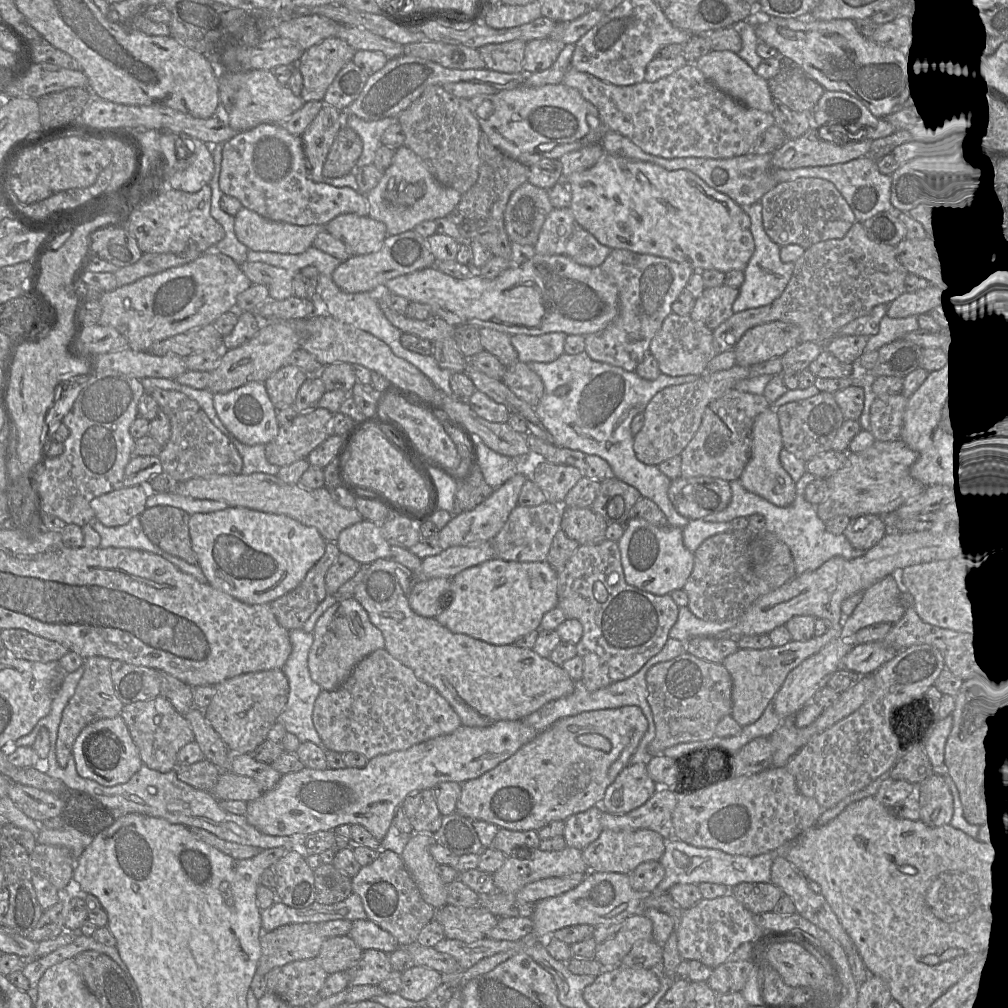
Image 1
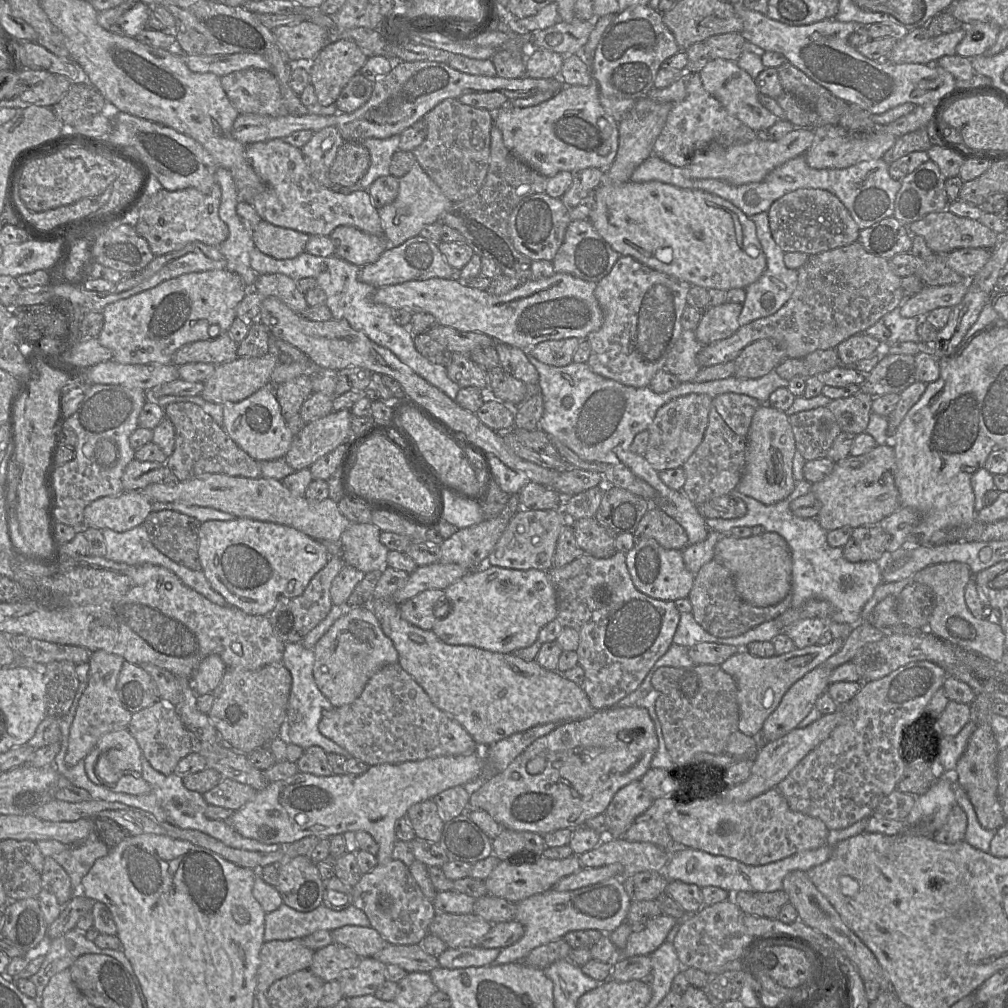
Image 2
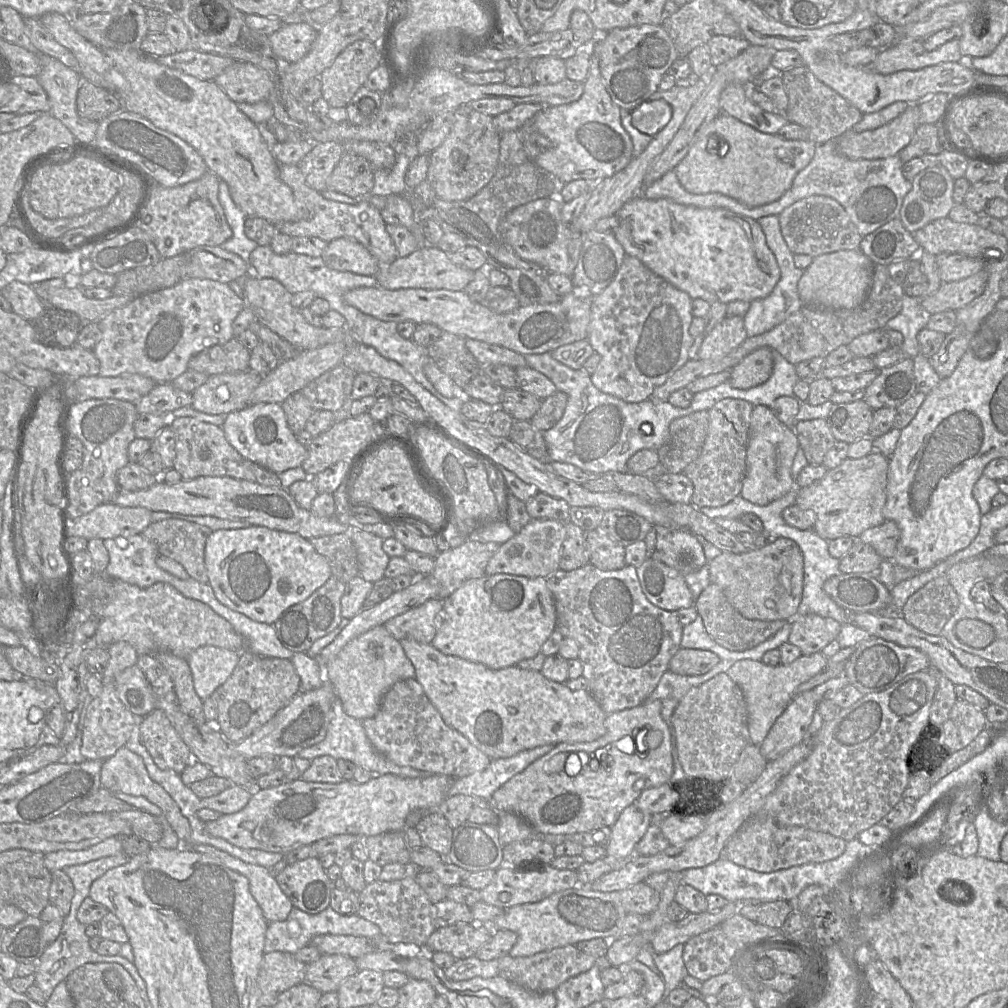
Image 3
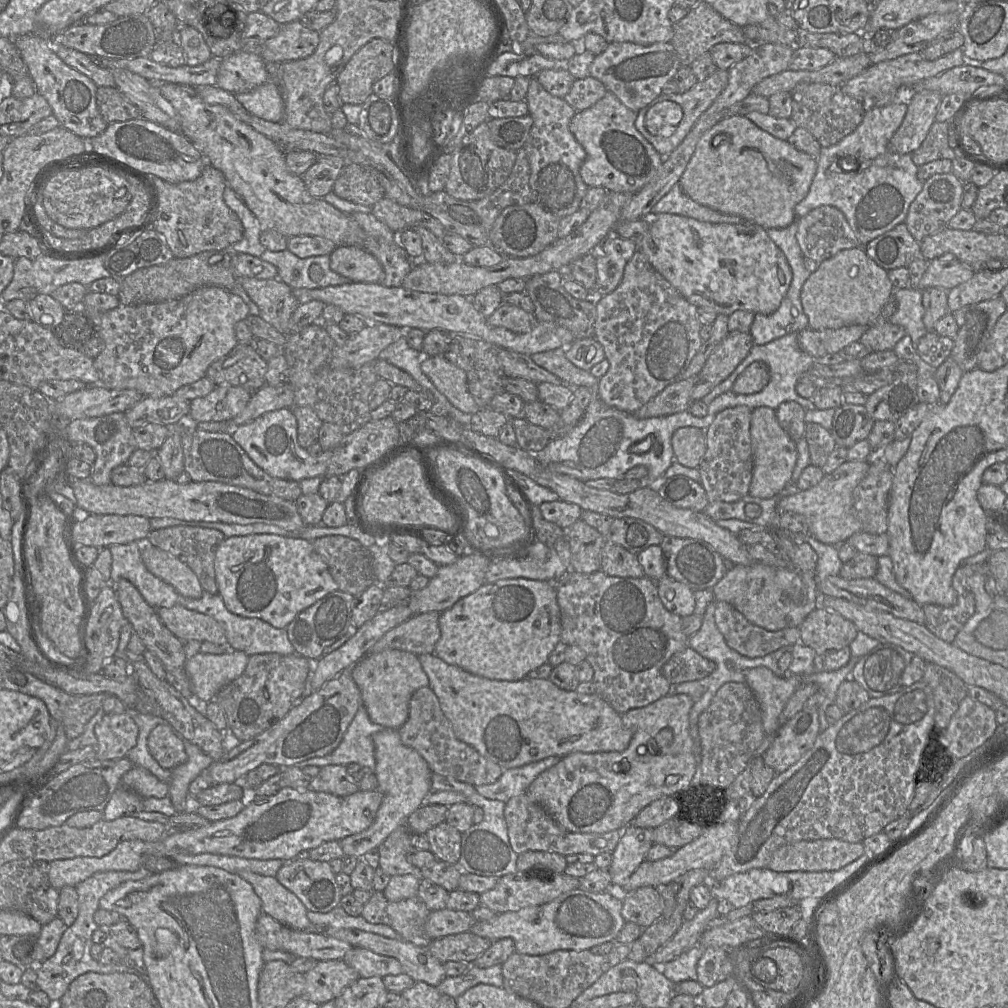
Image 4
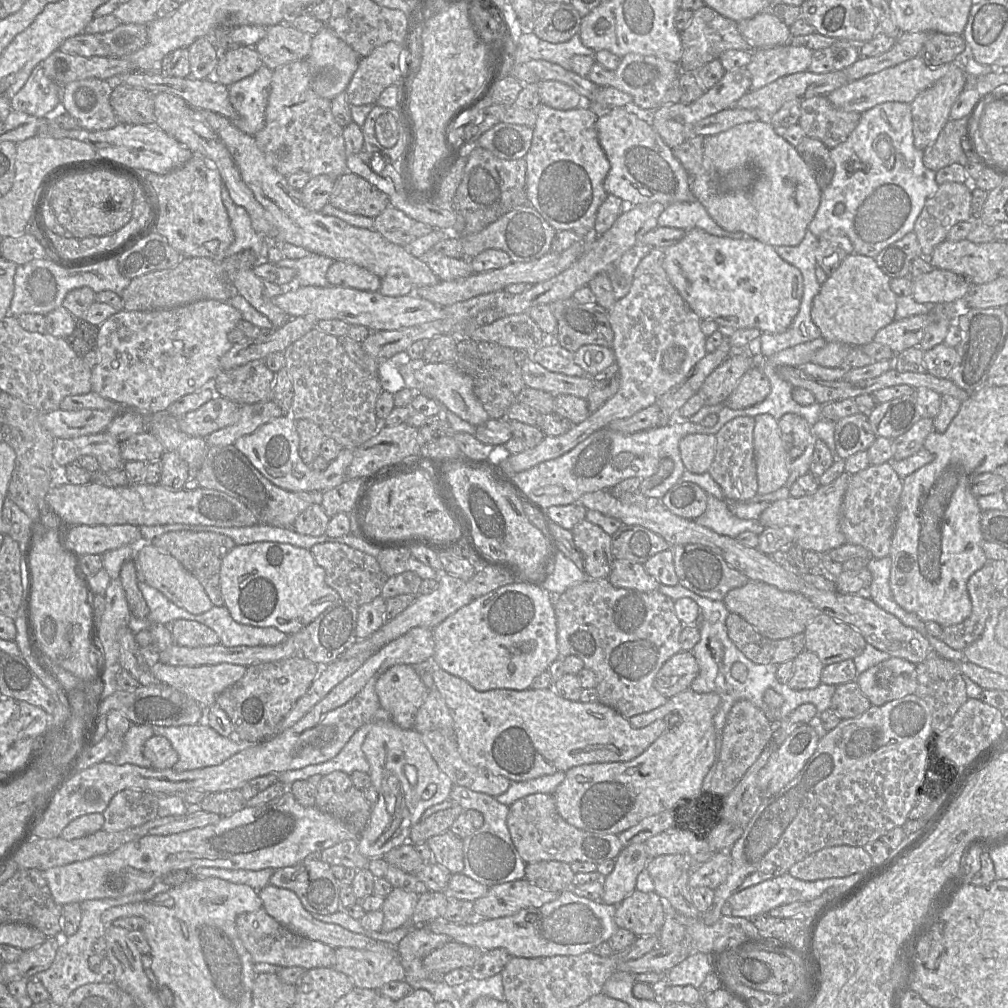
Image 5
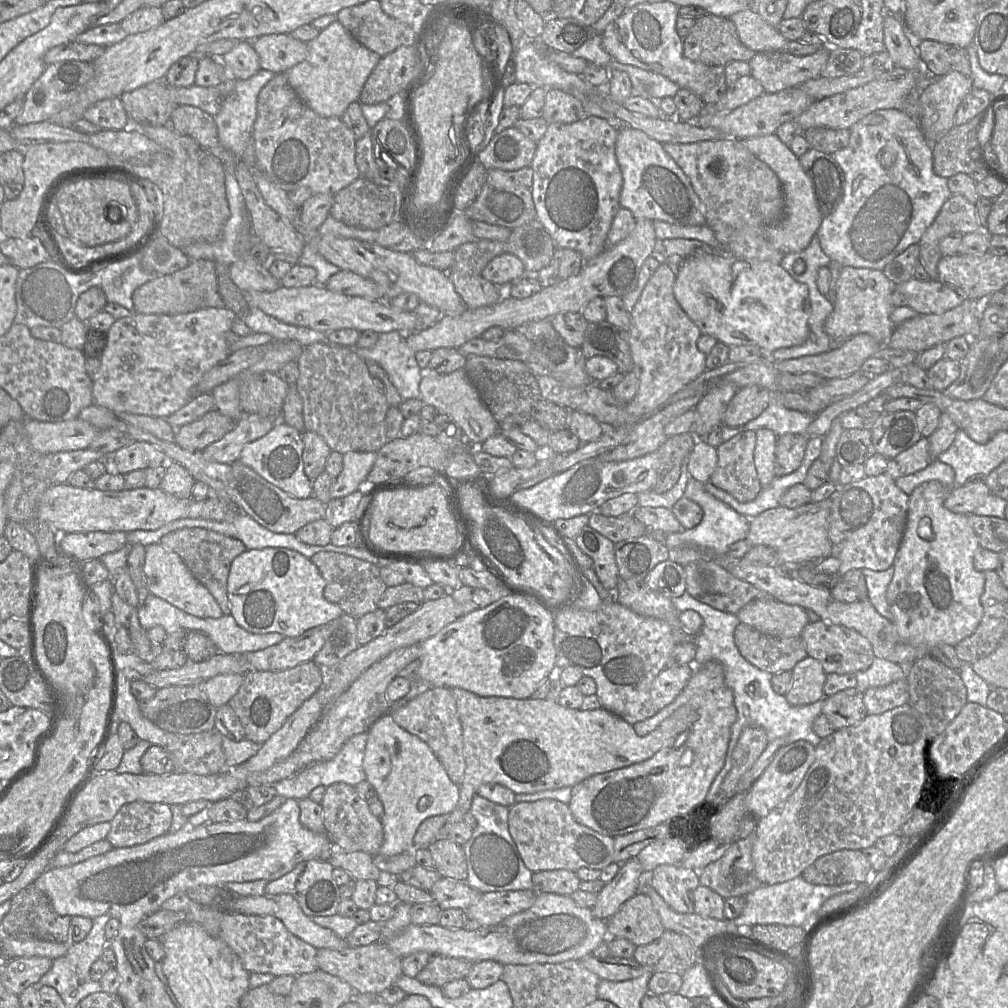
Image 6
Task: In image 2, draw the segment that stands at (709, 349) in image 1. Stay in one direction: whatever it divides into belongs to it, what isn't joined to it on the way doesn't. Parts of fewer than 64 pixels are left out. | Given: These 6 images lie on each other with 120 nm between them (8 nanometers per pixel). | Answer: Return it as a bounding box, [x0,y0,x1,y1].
[663,329,703,383]

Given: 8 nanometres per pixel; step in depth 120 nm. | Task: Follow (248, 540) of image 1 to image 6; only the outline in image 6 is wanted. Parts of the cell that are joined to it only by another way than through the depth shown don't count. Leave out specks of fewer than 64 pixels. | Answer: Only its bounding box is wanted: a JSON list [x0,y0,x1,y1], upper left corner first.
[227,548,344,637]

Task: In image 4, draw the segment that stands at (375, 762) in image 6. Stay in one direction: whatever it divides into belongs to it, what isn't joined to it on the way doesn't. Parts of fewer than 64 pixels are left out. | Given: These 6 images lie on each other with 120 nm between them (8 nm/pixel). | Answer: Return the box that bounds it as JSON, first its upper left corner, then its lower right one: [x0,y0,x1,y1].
[340,728,432,859]

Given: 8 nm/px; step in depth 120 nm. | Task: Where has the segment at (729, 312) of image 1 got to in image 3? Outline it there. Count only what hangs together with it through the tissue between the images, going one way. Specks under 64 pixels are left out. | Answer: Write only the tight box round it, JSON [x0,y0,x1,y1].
[696,317,748,359]

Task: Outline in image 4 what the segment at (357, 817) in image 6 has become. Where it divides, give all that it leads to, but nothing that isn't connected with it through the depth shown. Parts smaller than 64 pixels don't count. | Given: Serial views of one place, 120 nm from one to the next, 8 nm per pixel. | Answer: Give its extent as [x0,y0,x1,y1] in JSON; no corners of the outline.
[309,765,359,796]

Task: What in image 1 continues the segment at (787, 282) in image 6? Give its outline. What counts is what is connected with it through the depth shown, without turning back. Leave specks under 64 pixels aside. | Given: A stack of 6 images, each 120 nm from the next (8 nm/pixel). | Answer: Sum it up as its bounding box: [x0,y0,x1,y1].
[568,153,755,273]

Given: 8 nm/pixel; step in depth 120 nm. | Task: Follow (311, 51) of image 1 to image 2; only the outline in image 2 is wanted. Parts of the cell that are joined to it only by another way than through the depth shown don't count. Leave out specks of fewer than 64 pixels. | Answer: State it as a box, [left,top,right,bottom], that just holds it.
[307,39,368,105]

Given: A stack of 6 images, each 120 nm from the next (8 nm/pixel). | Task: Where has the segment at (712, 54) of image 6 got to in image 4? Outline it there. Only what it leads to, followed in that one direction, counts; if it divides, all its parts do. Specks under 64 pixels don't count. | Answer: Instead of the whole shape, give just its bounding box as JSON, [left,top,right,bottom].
[672,2,747,66]

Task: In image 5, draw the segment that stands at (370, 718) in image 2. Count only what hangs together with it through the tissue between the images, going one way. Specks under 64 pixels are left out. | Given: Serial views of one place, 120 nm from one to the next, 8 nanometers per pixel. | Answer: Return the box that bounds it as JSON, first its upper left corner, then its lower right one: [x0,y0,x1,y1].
[421,730,511,797]

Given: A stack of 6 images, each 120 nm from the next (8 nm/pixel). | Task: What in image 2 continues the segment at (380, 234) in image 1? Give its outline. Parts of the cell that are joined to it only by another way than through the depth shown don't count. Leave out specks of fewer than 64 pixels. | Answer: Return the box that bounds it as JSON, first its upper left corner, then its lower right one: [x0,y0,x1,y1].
[329,226,388,267]

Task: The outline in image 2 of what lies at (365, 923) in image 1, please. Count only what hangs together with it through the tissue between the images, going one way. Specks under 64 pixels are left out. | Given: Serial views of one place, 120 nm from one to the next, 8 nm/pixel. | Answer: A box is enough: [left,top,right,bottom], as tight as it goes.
[331,925,389,958]

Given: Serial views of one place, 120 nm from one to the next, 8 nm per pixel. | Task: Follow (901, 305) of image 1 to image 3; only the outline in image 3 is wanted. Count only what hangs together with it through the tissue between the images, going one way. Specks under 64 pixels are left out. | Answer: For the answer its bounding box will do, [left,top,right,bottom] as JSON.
[921,269,988,315]

